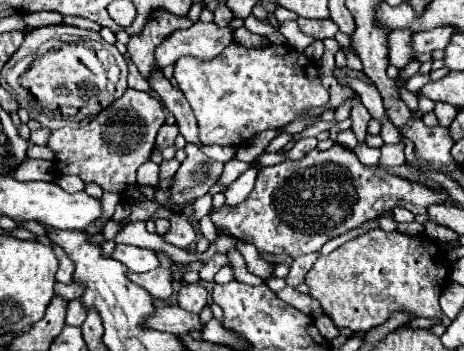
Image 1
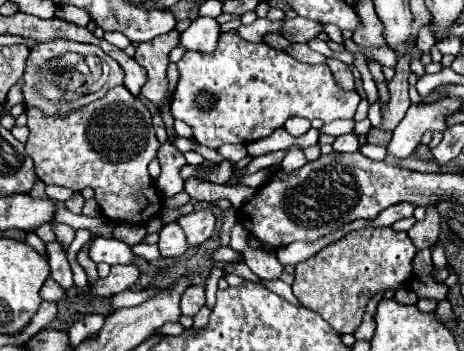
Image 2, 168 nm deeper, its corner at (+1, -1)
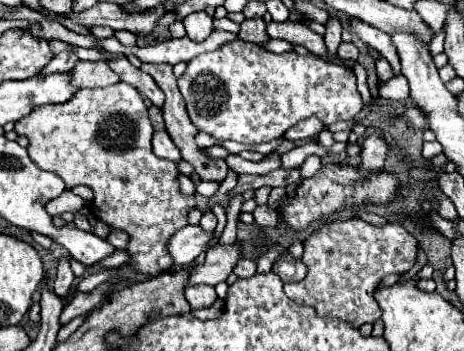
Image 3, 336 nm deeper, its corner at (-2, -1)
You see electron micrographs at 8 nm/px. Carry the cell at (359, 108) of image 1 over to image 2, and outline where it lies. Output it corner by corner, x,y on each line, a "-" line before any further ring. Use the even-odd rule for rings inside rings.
328,57
328,59
326,59
326,65
332,69
336,81
338,81
344,89
354,89
354,77
352,77
352,71
350,71
350,67
348,67
346,63
342,63
342,61
334,59
334,57

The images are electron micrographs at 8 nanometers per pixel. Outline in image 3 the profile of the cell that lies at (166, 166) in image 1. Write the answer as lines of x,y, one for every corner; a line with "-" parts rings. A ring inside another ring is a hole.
155,131
155,135
153,135
153,153
157,157
169,159
173,163
179,163
181,161
181,153
175,147
175,143
171,141
171,137
169,137
167,131

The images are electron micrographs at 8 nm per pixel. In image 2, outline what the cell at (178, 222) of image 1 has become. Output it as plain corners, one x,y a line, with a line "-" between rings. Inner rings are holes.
200,209
200,211
194,211
186,217
180,217
178,223
186,231
190,247
198,247
214,233
216,215
212,209

